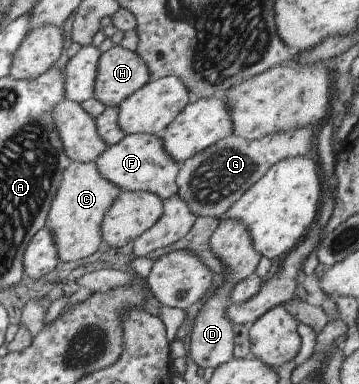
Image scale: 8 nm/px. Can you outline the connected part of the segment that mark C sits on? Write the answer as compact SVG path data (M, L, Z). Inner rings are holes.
M74 162L62 174L62 180L54 200L45 227L54 234L54 244L58 250L58 260L76 262L94 254L102 244L102 218L114 204L121 190L112 183L100 178L96 163Z

